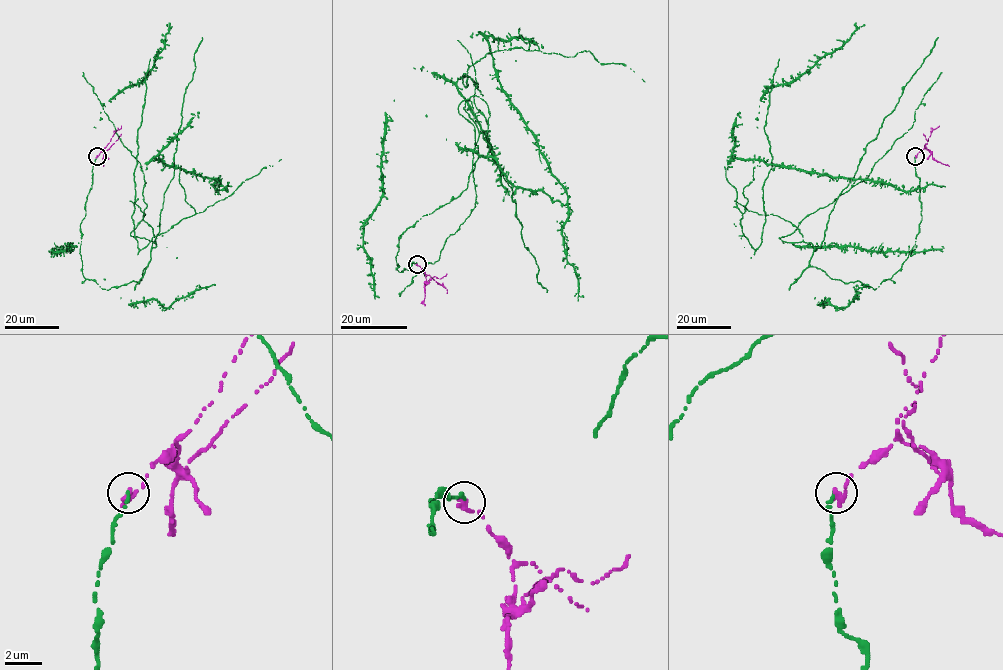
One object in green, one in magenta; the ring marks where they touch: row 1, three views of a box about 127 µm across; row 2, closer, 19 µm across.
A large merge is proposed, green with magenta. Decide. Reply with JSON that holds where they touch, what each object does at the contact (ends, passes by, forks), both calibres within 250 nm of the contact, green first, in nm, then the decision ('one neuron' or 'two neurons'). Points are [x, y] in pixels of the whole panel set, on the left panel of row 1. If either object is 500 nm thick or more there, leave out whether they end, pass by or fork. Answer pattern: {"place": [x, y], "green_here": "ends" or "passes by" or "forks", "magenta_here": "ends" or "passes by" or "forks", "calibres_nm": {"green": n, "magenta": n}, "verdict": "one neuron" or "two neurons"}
{"place": [97, 156], "green_here": "ends", "magenta_here": "ends", "calibres_nm": {"green": 180, "magenta": 380}, "verdict": "two neurons"}

